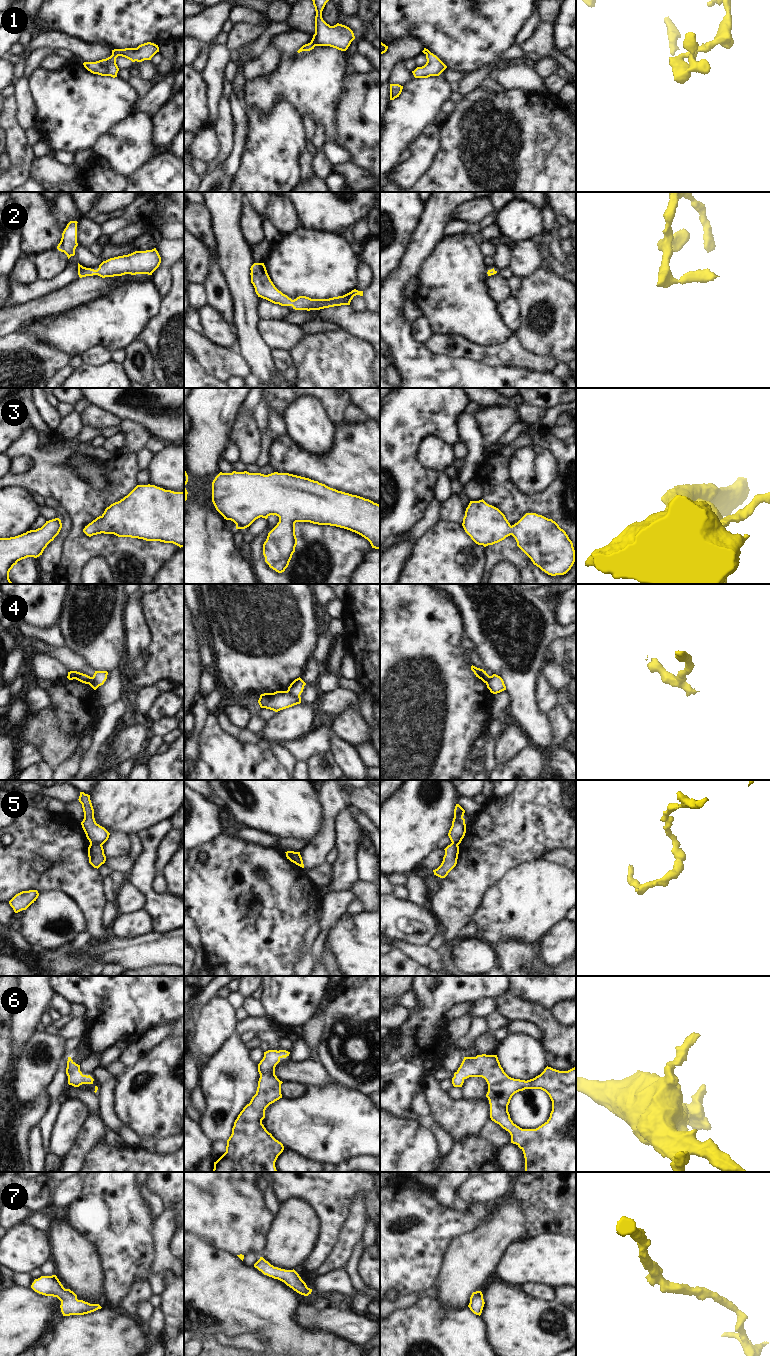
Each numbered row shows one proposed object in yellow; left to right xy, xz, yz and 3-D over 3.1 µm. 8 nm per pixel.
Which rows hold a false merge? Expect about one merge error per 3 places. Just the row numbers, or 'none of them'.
4, 5

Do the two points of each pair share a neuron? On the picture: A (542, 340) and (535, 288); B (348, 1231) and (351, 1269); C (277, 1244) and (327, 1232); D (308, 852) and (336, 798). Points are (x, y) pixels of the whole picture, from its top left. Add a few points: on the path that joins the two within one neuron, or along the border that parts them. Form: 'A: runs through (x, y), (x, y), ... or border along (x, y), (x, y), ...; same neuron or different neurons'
A: runs through (554, 327), (556, 308), (548, 299); same neuron
B: border along (361, 1238), (354, 1245), (344, 1267); different neurons
C: border along (317, 1211), (319, 1239), (316, 1248), (309, 1256); different neurons
D: runs through (323, 843), (329, 837), (331, 813); same neuron

